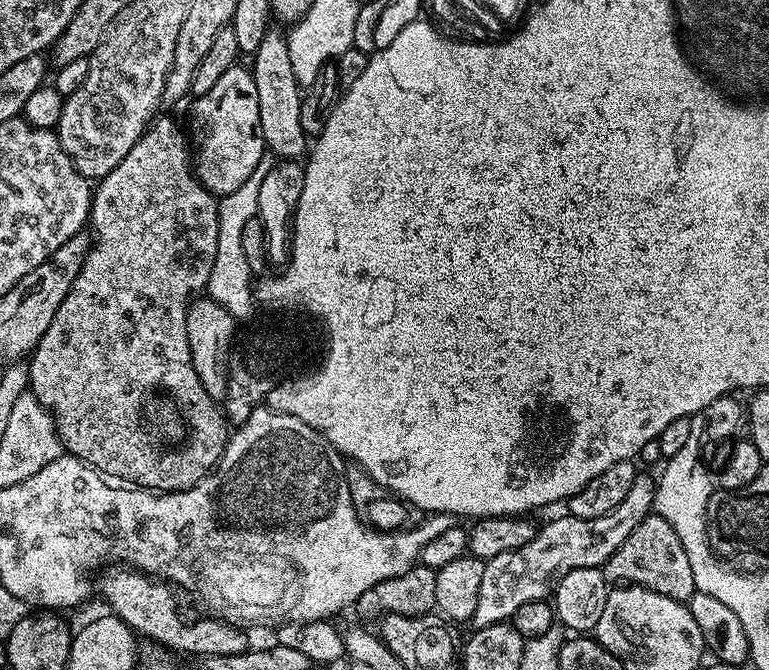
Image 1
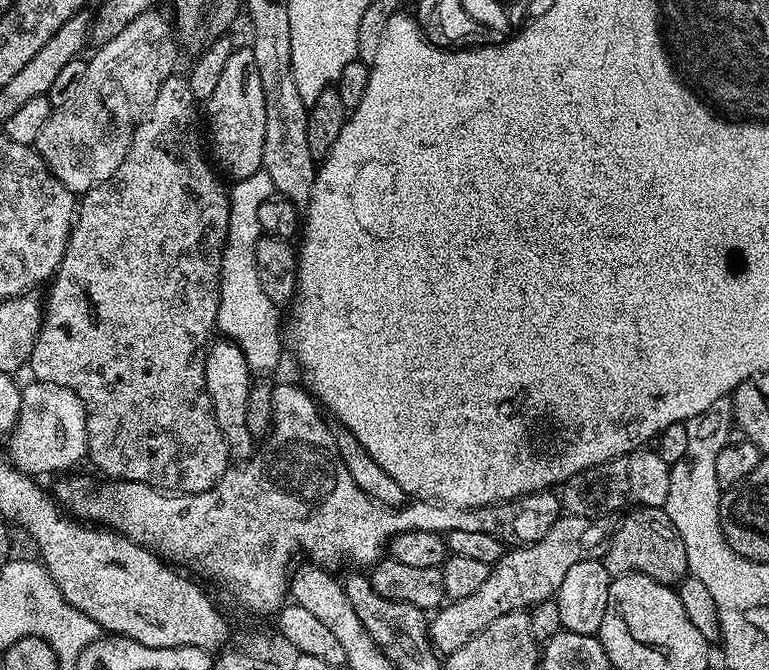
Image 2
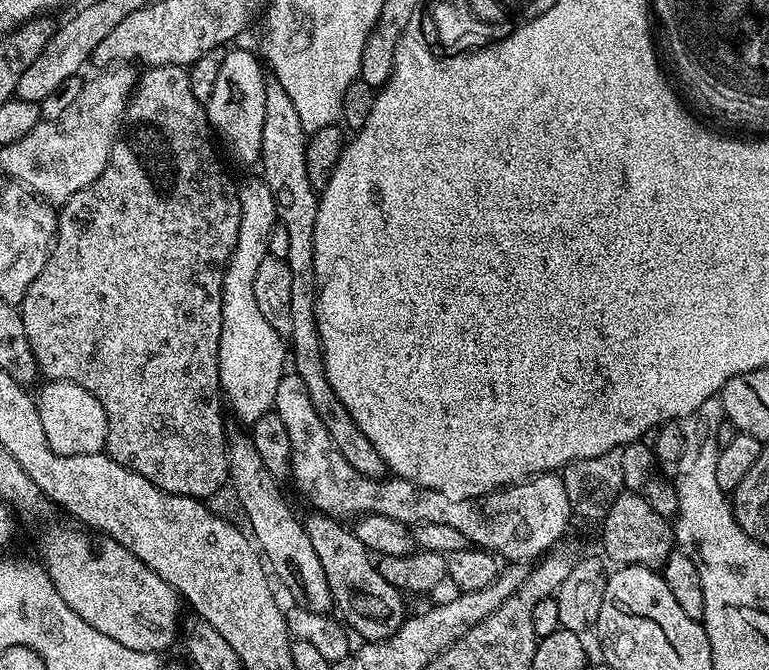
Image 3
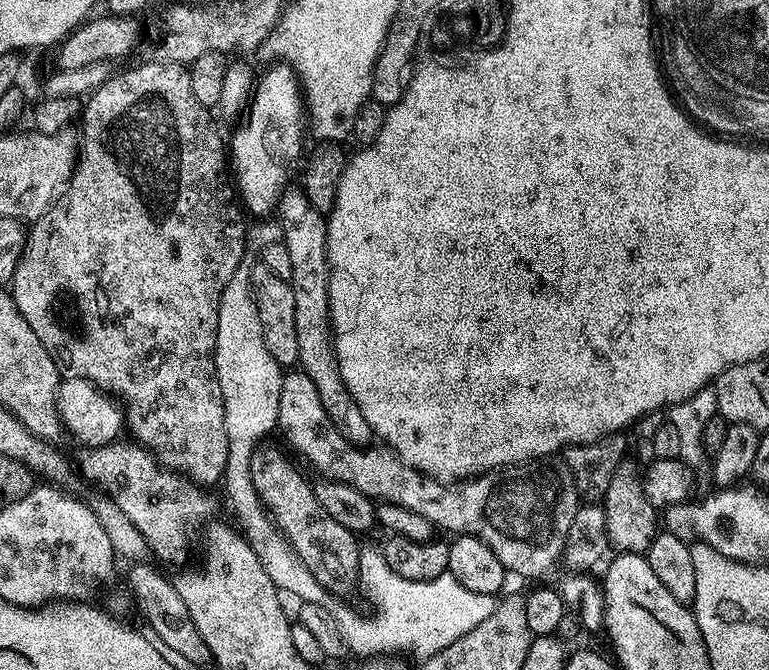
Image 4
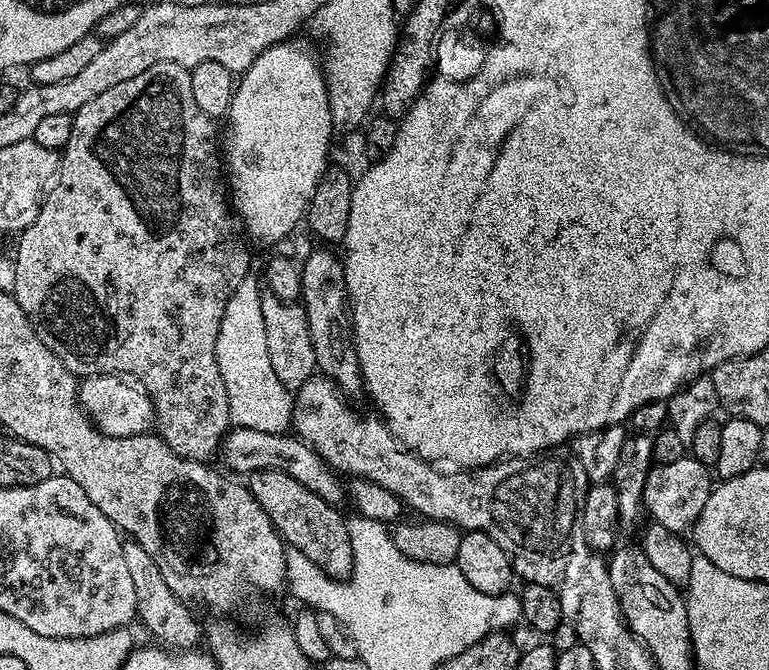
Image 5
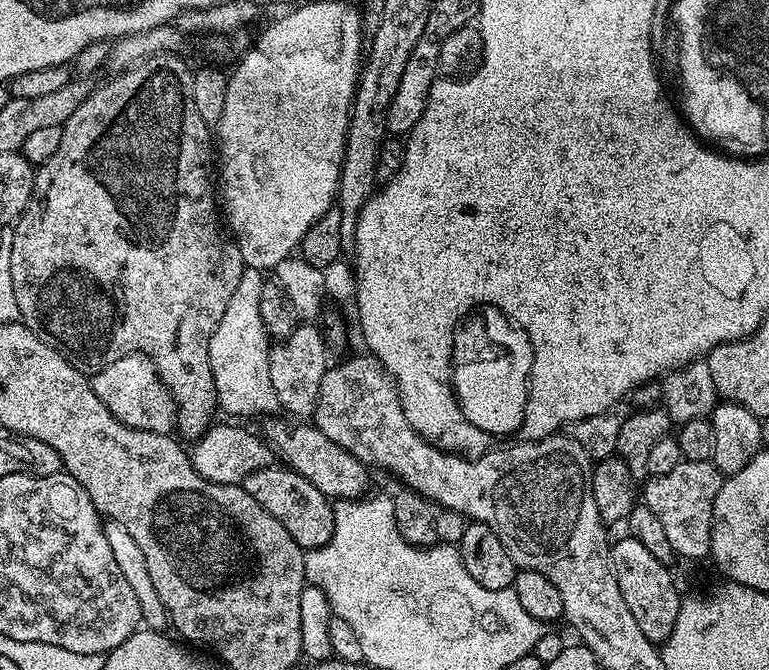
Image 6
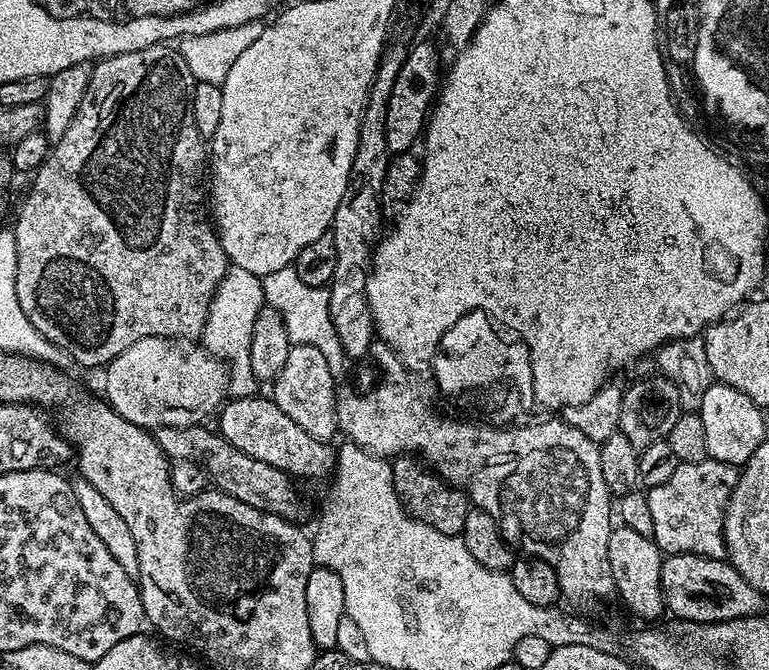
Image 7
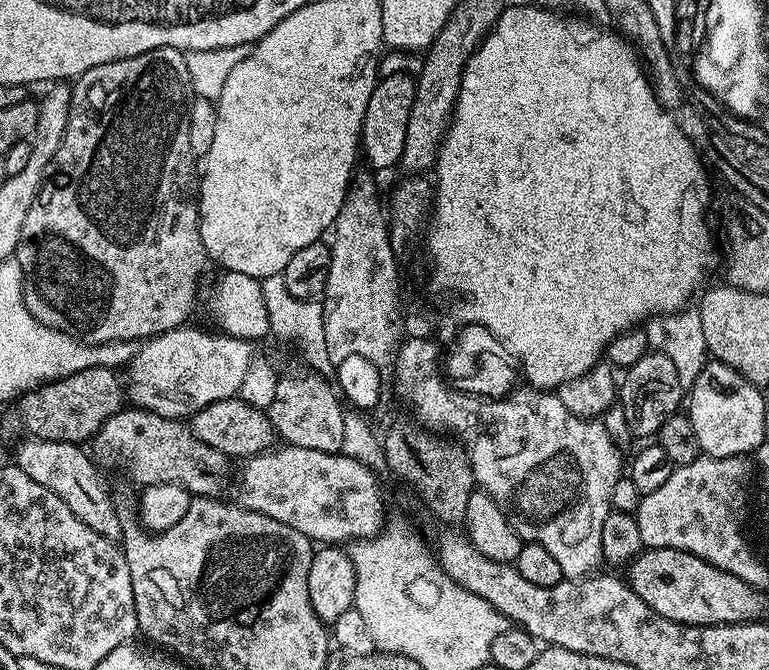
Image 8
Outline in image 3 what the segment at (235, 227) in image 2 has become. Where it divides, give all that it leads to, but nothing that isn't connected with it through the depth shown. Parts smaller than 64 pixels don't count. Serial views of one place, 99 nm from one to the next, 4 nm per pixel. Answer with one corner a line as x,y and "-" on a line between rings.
263,178
239,185
240,225
234,254
224,271
222,294
222,334
220,335
220,380
223,391
232,399
236,416
245,426
251,426
262,414
273,411
278,400
280,379
286,374
286,340
266,322
254,298
254,274
262,258
268,255
270,234
278,227
274,194

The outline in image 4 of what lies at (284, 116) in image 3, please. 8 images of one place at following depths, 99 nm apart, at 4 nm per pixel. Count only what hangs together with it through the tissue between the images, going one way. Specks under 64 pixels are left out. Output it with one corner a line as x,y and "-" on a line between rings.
285,187
278,201
278,223
280,234
286,250
290,250
290,281
294,290
294,327
298,329
298,368
306,373
310,382
314,382
314,390
318,390
318,398
322,402
322,410
326,410
326,418
356,448
363,450
373,447
374,437
370,422
362,410
358,410
358,402
346,390
342,382
342,374
336,365
336,348
332,345
332,319
328,305
328,251
326,250
326,234
328,222
325,213
314,210
310,206
310,198
306,198
303,187

